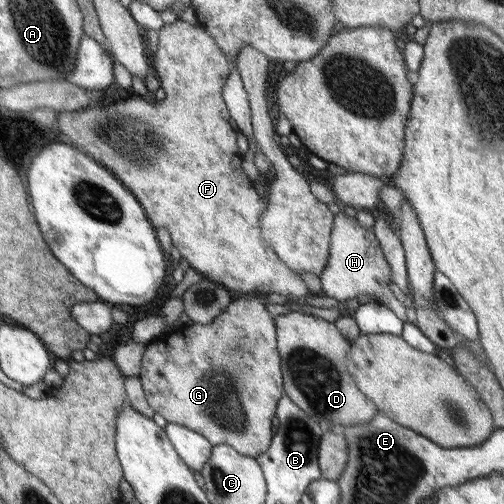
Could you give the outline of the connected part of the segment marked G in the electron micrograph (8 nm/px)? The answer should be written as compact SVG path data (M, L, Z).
M260 294L236 296L233 302L226 307L226 310L218 315L212 323L185 325L174 333L156 338L144 352L139 376L149 406L154 410L154 413L160 414L168 423L184 424L186 428L193 429L194 432L205 436L206 440L209 440L213 446L227 444L237 449L239 453L254 458L268 451L272 444L272 418L274 418L274 412L277 412L278 404L285 392L280 350L277 349L277 325L275 319L270 317L266 310L263 296Z

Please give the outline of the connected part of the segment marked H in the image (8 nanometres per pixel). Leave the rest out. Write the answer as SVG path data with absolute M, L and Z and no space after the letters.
M340 212L333 224L331 239L328 266L319 276L322 295L345 302L360 294L374 294L382 305L393 309L402 321L406 321L406 307L396 299L390 289L390 282L393 281L393 269L385 258L384 249L381 247L375 232L363 228L355 217Z

